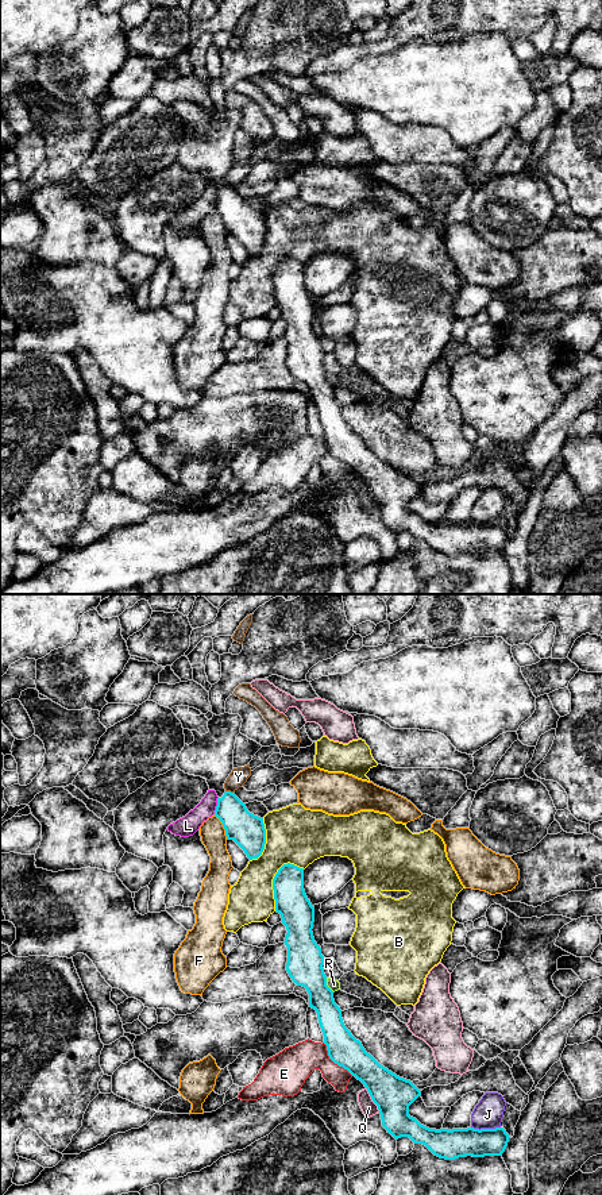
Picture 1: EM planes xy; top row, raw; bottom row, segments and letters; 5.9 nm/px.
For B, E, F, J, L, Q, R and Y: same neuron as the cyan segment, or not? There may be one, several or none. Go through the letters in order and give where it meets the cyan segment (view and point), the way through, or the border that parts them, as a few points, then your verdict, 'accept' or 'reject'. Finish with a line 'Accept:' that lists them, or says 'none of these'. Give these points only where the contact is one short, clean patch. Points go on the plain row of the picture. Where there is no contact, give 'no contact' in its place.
B: xy (274, 273) | reject
E: xy (334, 457) | reject
F: xy (223, 220) | along xy (213, 209), (220, 216), (227, 232) | reject
J: xy (486, 524) | along xy (471, 521), (479, 524), (500, 523) | reject
L: xy (217, 200) | along xy (217, 192), (213, 208) | reject
Q: xy (371, 493) | along xy (366, 482), (371, 496), (379, 505) | reject
R: xy (325, 380) | along xy (325, 373), (325, 378), (334, 386) | reject
Y: xy (230, 187) | along xy (226, 185), (234, 188) | reject
Accept: none of these

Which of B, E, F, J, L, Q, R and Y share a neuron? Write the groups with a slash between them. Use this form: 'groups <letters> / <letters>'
groups B / E / F / J / L Y / Q / R

